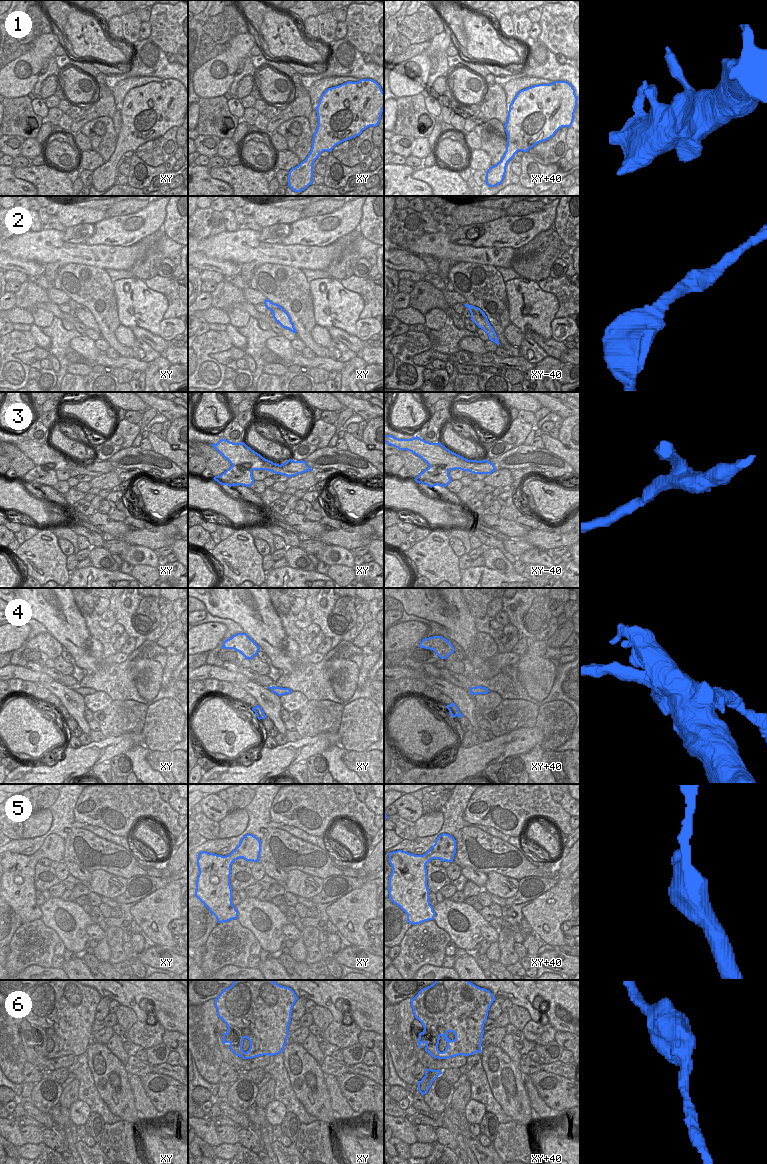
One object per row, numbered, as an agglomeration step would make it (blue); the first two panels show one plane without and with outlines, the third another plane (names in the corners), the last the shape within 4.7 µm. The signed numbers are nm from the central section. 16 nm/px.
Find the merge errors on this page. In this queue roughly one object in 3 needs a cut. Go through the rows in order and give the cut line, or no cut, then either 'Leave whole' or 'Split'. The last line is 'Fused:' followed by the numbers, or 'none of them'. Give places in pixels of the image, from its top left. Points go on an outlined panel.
1: No split. Leave whole
2: No split. Leave whole
3: Split along xy-40 (429, 465), (438, 465), (449, 470). Split
4: No split. Leave whole
5: No split. Leave whole
6: No split. Leave whole
Fused: 3

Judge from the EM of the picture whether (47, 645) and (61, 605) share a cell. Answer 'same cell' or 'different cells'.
same cell

